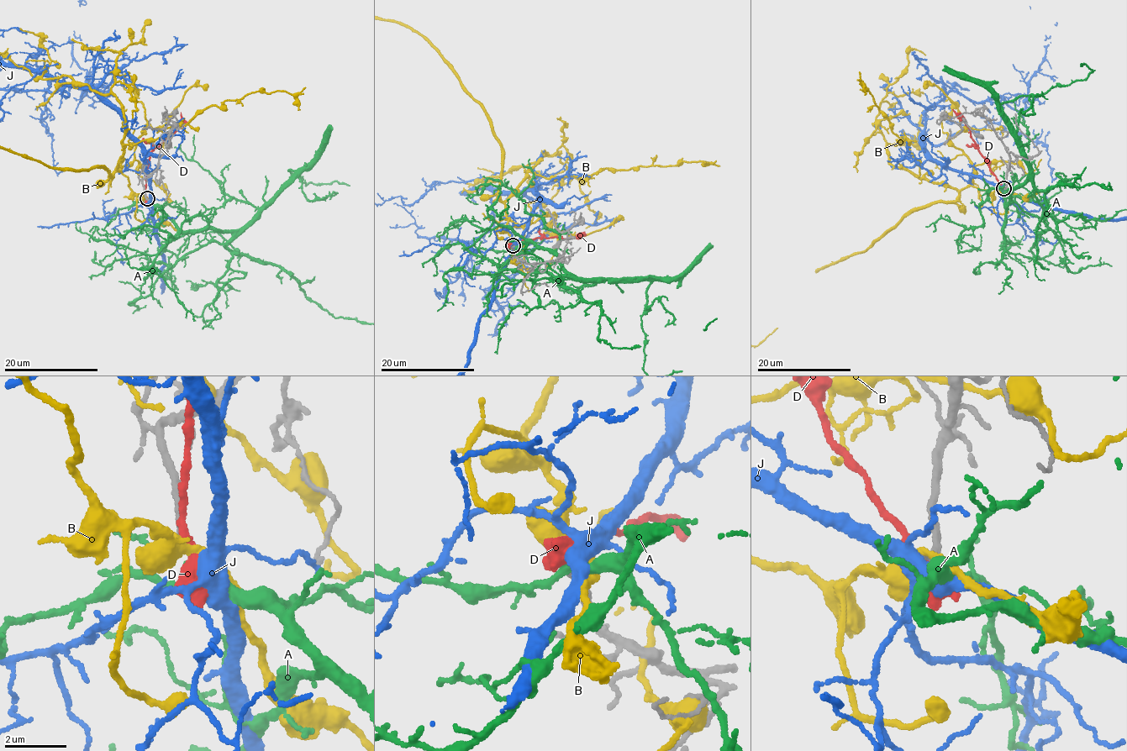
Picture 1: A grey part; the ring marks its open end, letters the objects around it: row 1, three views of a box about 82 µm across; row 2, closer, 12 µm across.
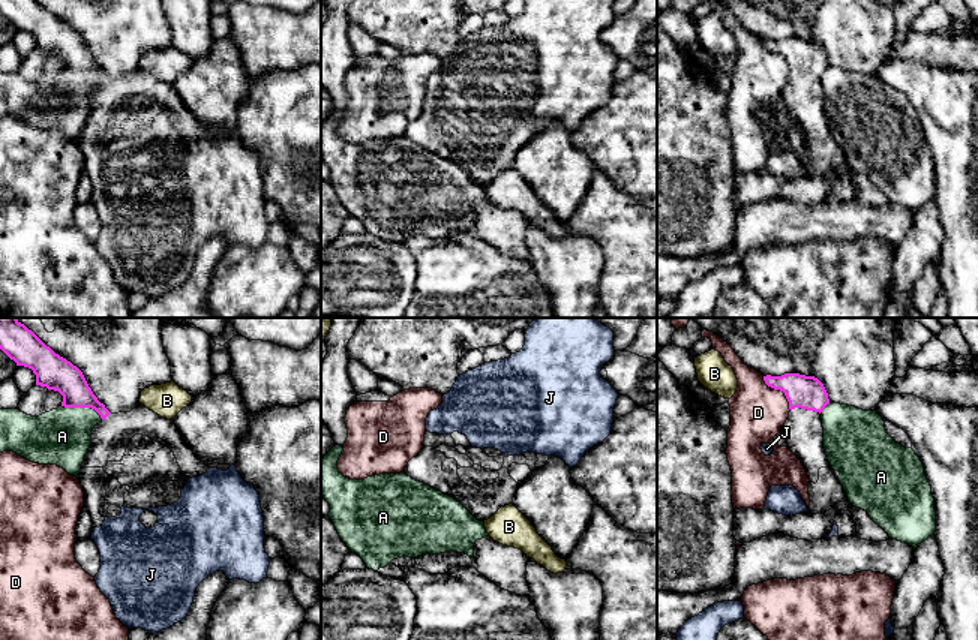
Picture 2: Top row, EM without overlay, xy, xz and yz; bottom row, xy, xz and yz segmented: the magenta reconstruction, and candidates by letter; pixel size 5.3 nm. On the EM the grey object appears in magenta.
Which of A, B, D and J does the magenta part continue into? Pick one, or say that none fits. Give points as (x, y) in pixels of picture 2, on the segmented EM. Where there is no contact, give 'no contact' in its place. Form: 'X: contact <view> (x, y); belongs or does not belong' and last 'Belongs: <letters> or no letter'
A: contact xy (83, 406); does not belong
B: no contact; does not belong
D: contact yz (780, 390); does not belong
J: no contact; belongs
Belongs: J

